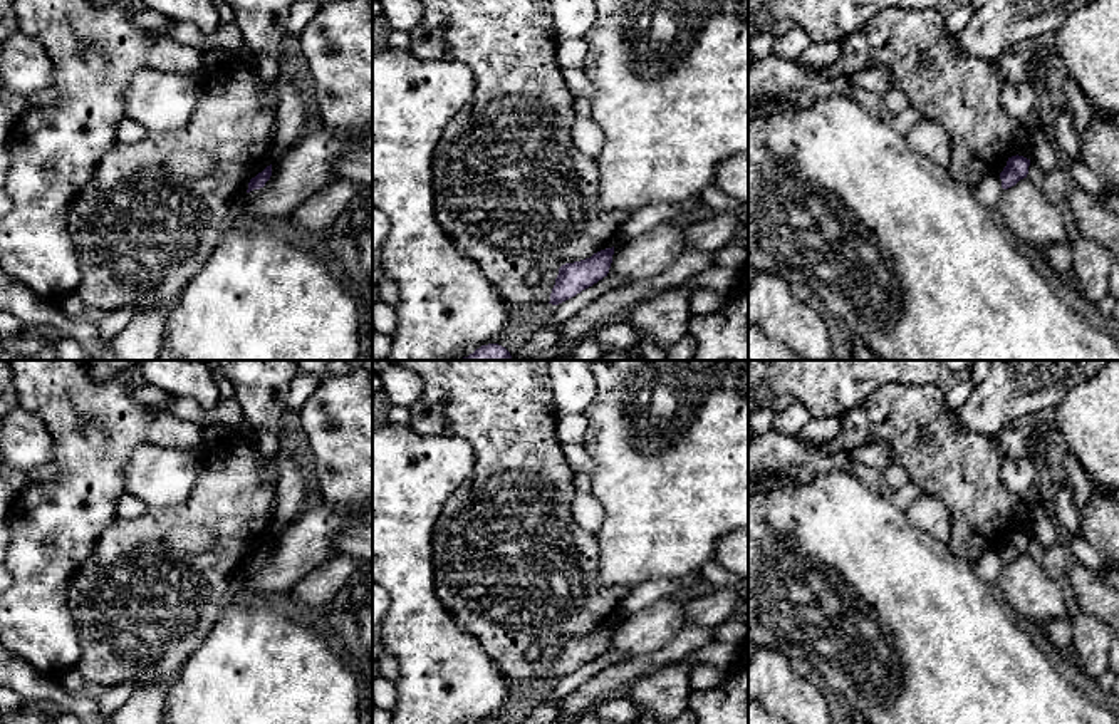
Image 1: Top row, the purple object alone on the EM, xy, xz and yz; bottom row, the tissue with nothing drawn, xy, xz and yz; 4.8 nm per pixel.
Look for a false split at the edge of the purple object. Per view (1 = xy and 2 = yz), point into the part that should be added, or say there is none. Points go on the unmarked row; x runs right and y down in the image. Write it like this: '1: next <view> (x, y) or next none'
1: next none
2: next none

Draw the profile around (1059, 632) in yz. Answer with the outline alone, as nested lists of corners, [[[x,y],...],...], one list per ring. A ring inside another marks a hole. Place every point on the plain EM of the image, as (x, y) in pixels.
[[[1070,618],[1049,620],[1040,625],[1045,639],[1059,650],[1059,654],[1079,672],[1085,674],[1072,650],[1072,622]]]

